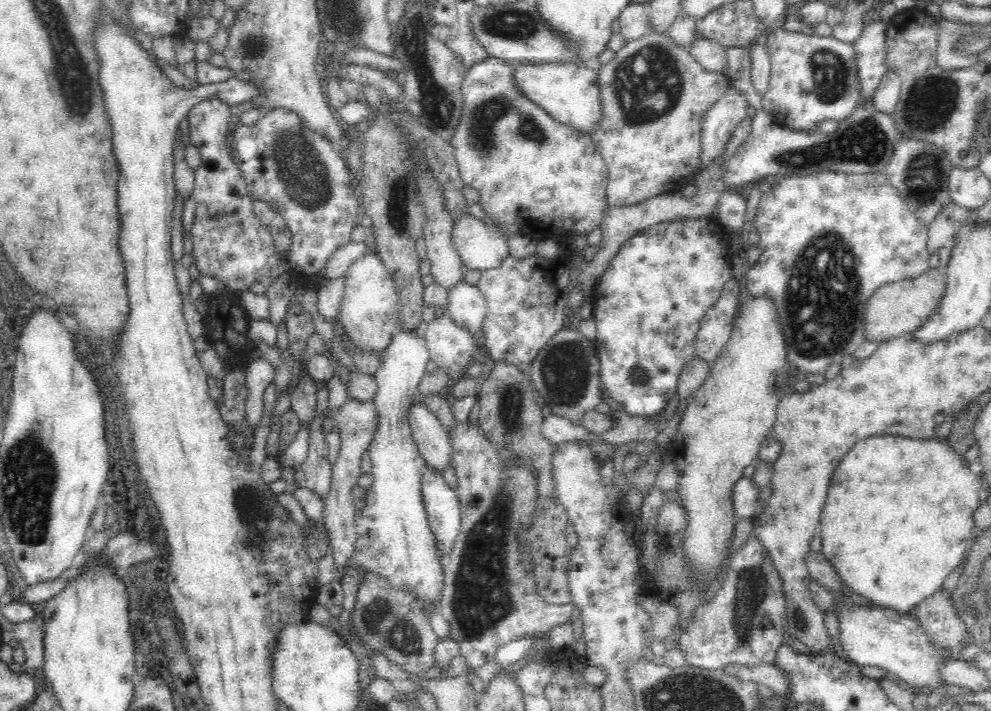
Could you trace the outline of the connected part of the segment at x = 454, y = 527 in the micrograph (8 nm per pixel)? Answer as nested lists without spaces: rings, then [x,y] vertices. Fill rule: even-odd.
[[[427,466],[421,479],[422,496],[431,528],[438,539],[438,549],[448,556],[460,528],[460,501],[438,468]]]

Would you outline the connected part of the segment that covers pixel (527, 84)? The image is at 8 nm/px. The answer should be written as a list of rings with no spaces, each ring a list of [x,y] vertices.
[[[548,62],[548,64],[518,64],[511,74],[513,87],[561,124],[568,124],[583,133],[598,128],[602,107],[596,67],[578,62]]]

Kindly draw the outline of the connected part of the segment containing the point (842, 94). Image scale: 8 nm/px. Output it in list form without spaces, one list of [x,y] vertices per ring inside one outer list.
[[[784,26],[769,31],[766,44],[771,66],[771,75],[767,89],[761,94],[761,104],[777,125],[794,131],[820,133],[824,120],[840,122],[849,118],[859,102],[860,79],[857,71],[857,59],[852,43],[842,42],[831,36],[815,36],[792,32]]]

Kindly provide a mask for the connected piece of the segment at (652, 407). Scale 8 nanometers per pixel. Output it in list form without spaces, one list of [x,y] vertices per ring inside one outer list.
[[[710,216],[672,220],[648,227],[620,247],[591,297],[597,328],[594,345],[607,401],[622,407],[630,416],[646,418],[649,424],[664,416],[668,402],[677,393],[681,370],[695,355],[695,338],[702,315],[714,304],[730,278],[730,264],[735,258],[730,249],[730,238],[719,221]]]

